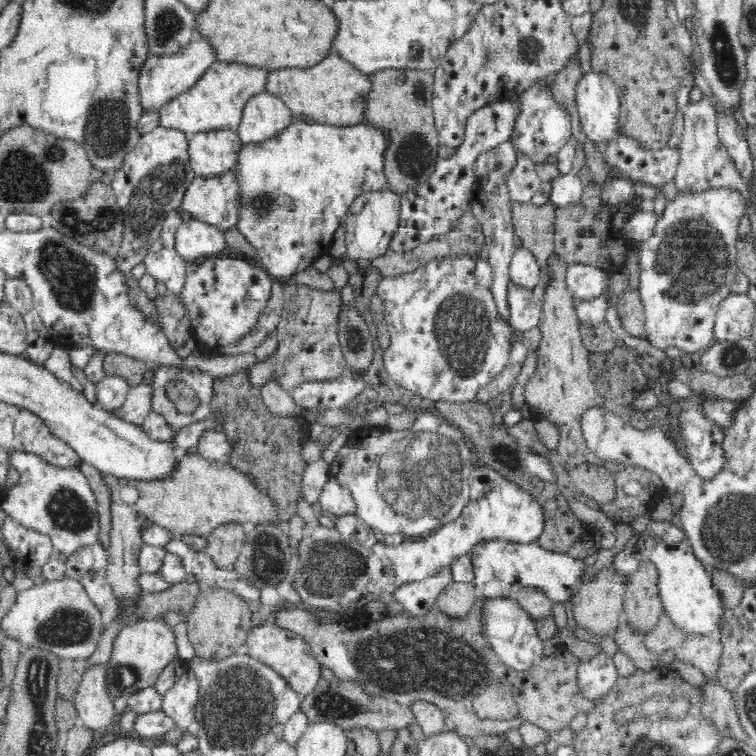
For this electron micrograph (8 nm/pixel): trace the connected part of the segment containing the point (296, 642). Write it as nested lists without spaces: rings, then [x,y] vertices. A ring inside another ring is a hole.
[[[273,624],[252,627],[247,634],[244,652],[283,676],[301,695],[308,696],[318,684],[320,662],[312,654],[308,641],[300,634]]]

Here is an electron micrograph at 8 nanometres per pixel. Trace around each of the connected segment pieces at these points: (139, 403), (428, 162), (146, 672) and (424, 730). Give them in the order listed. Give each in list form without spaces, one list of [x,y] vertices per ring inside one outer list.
[[[140,382],[133,383],[124,404],[120,408],[106,411],[122,422],[141,426],[145,416],[151,410],[149,403],[150,389],[150,386]]]
[[[388,69],[371,76],[372,94],[366,122],[391,128],[391,148],[386,152],[386,189],[401,195],[424,184],[439,161],[439,133],[435,125],[431,96],[435,76],[430,71]]]
[[[162,619],[135,620],[123,626],[112,639],[109,661],[104,664],[105,694],[113,701],[116,698],[127,699],[140,690],[154,686],[162,668],[176,652],[172,628]]]
[[[419,701],[412,704],[410,710],[412,710],[412,716],[414,716],[414,722],[421,730],[418,744],[447,731],[445,715],[436,705]]]

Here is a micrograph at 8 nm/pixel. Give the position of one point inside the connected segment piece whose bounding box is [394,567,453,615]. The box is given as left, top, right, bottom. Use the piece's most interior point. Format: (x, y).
(417, 597)

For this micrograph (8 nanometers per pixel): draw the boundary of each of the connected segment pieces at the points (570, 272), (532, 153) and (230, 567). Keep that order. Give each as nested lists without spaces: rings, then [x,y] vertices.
[[[584,263],[566,264],[564,284],[575,301],[594,300],[604,293],[605,272]]]
[[[549,83],[534,85],[522,95],[522,114],[518,116],[518,122],[511,140],[517,150],[526,155],[536,164],[545,164],[546,160],[559,151],[572,139],[569,116],[559,107],[552,98]]]
[[[221,527],[210,535],[204,553],[220,572],[233,572],[245,540],[242,527]]]

